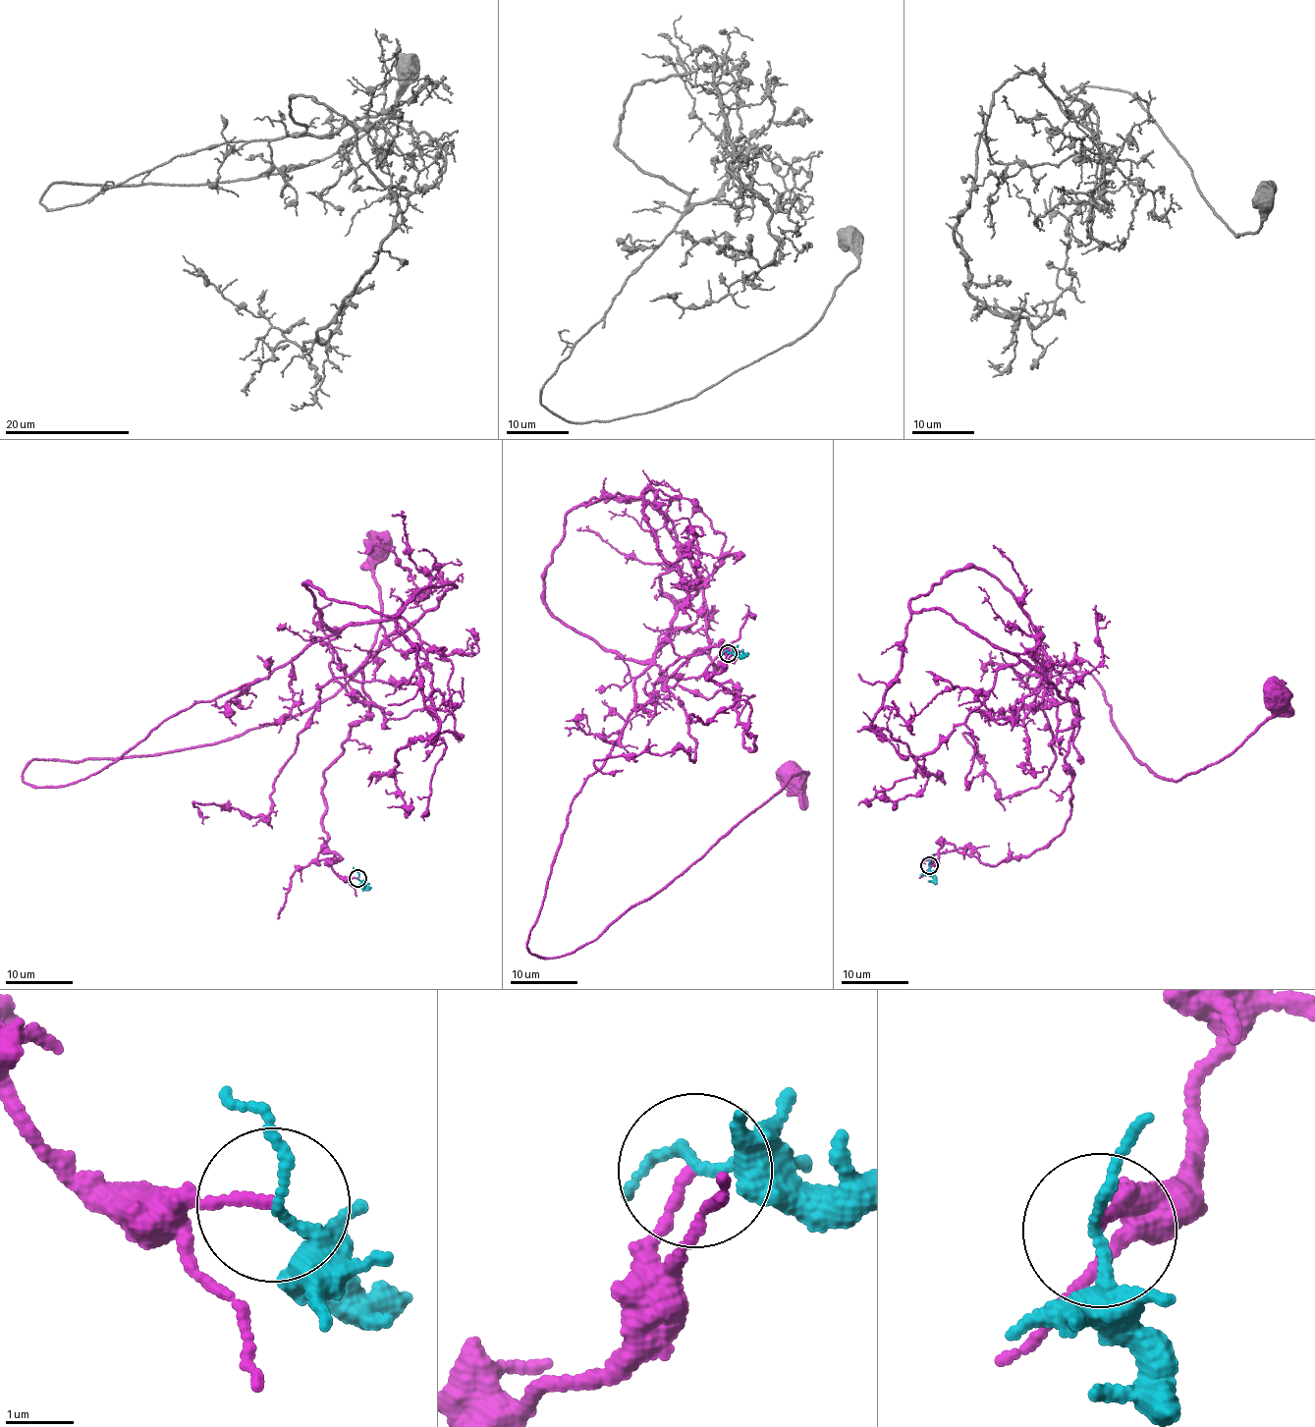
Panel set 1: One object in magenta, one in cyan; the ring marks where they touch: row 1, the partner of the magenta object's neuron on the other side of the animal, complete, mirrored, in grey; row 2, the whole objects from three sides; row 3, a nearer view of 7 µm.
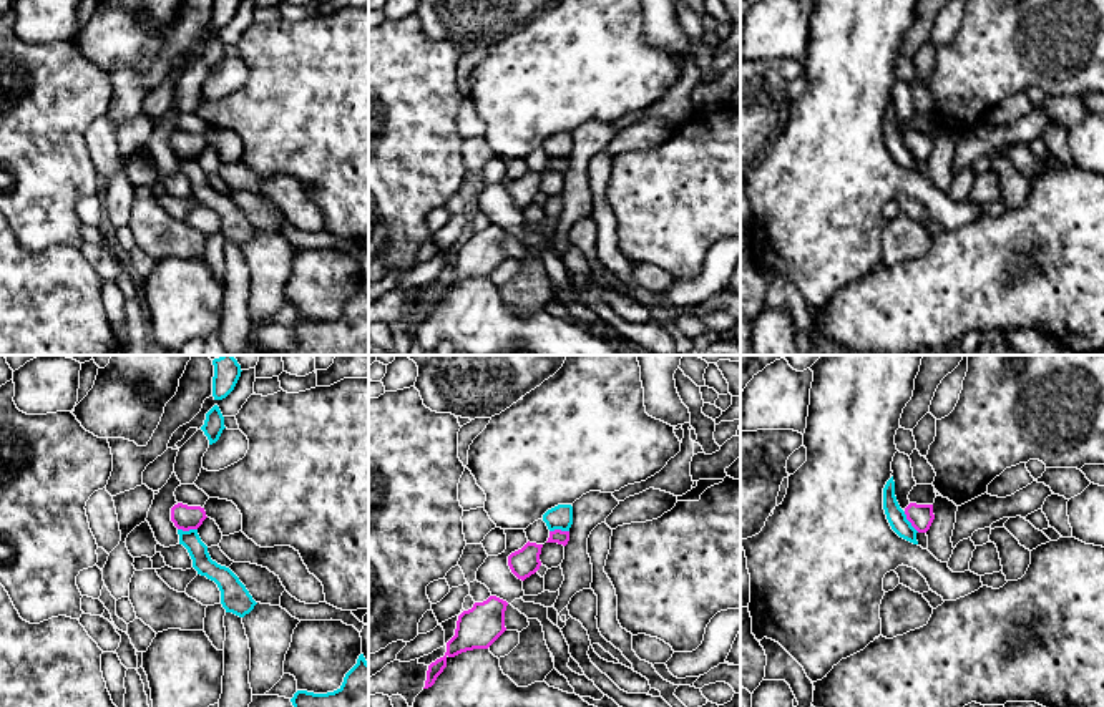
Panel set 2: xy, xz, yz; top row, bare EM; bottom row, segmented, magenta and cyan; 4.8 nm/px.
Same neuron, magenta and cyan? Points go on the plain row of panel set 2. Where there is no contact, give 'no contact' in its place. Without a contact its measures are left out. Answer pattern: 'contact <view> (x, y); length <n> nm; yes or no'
contact yz (908, 148); length 130 nm; no

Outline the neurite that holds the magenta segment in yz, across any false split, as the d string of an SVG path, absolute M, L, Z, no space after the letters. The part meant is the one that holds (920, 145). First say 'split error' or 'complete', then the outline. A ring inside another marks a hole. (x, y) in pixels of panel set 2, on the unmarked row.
complete; M910 131L905 136L905 143L918 161L926 161L935 148L933 133Z

